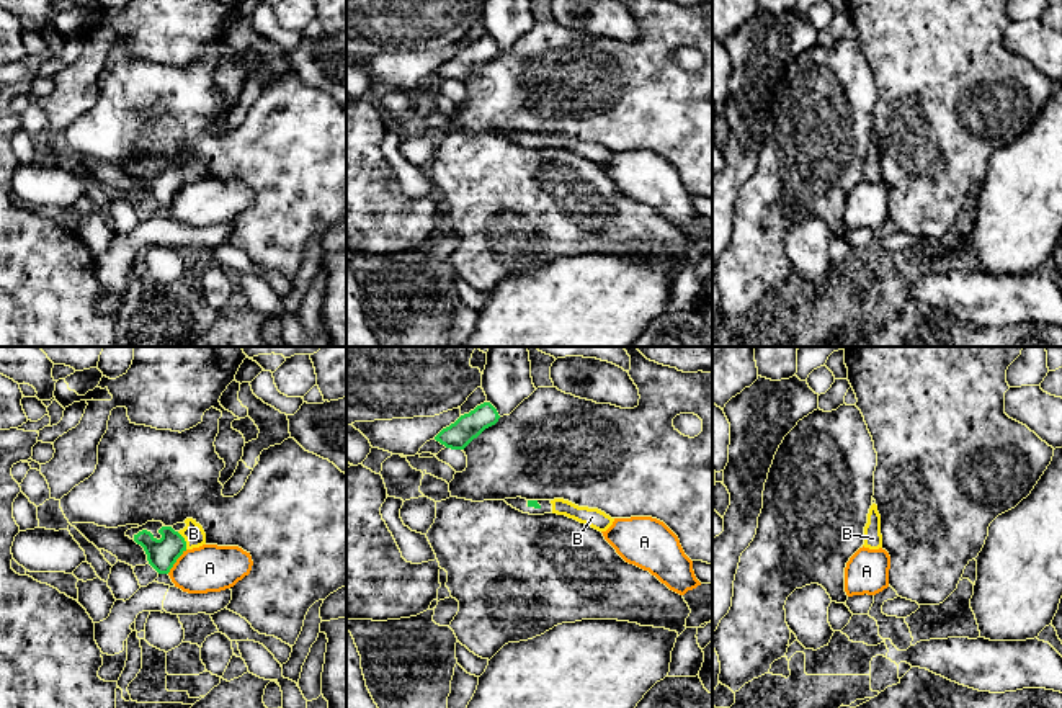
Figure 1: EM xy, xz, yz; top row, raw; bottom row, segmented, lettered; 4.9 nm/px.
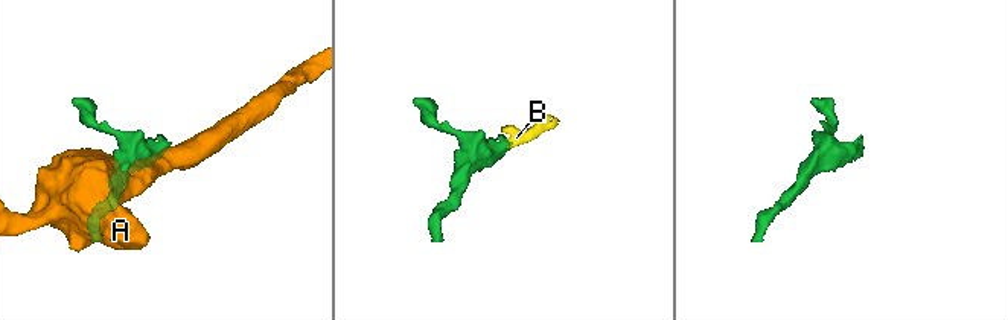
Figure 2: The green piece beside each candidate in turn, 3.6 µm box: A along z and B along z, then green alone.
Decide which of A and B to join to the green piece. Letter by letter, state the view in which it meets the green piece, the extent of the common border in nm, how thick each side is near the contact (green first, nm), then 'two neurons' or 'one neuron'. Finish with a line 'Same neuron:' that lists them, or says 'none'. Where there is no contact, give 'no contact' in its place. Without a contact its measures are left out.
A: contact in xy; length 160 nm; calibres 150 and 240 nm; two neurons
B: contact in xy; length 100 nm; calibres 150 and 110 nm; one neuron
Same neuron: B

